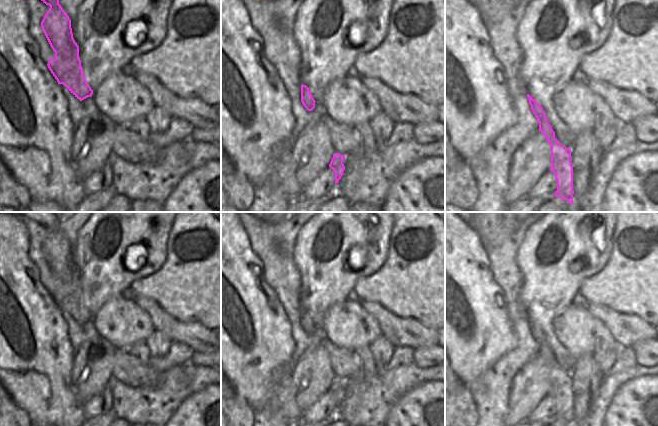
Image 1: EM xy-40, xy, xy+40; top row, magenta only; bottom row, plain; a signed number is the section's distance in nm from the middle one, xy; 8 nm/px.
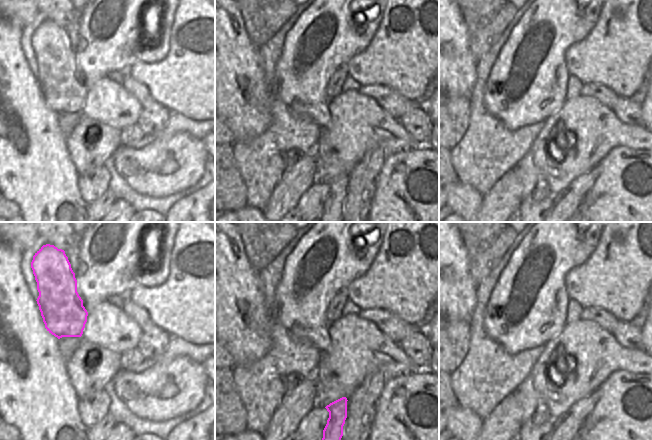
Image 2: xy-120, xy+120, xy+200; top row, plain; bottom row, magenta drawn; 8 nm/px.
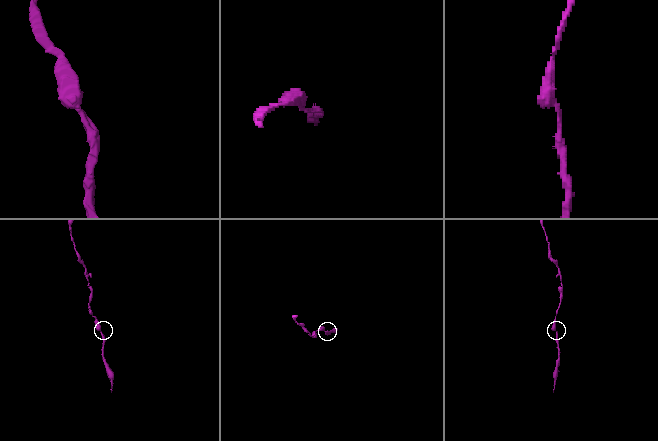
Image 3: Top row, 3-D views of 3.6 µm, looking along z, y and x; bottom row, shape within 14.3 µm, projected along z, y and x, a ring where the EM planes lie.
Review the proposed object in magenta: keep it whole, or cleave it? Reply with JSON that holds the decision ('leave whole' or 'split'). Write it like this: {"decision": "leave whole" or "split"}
{"decision": "leave whole"}

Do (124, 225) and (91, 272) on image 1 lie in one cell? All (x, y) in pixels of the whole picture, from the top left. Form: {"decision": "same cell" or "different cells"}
{"decision": "same cell"}

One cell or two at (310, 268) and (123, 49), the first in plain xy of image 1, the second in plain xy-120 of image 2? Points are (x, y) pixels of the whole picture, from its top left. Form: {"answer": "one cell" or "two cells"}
{"answer": "one cell"}

